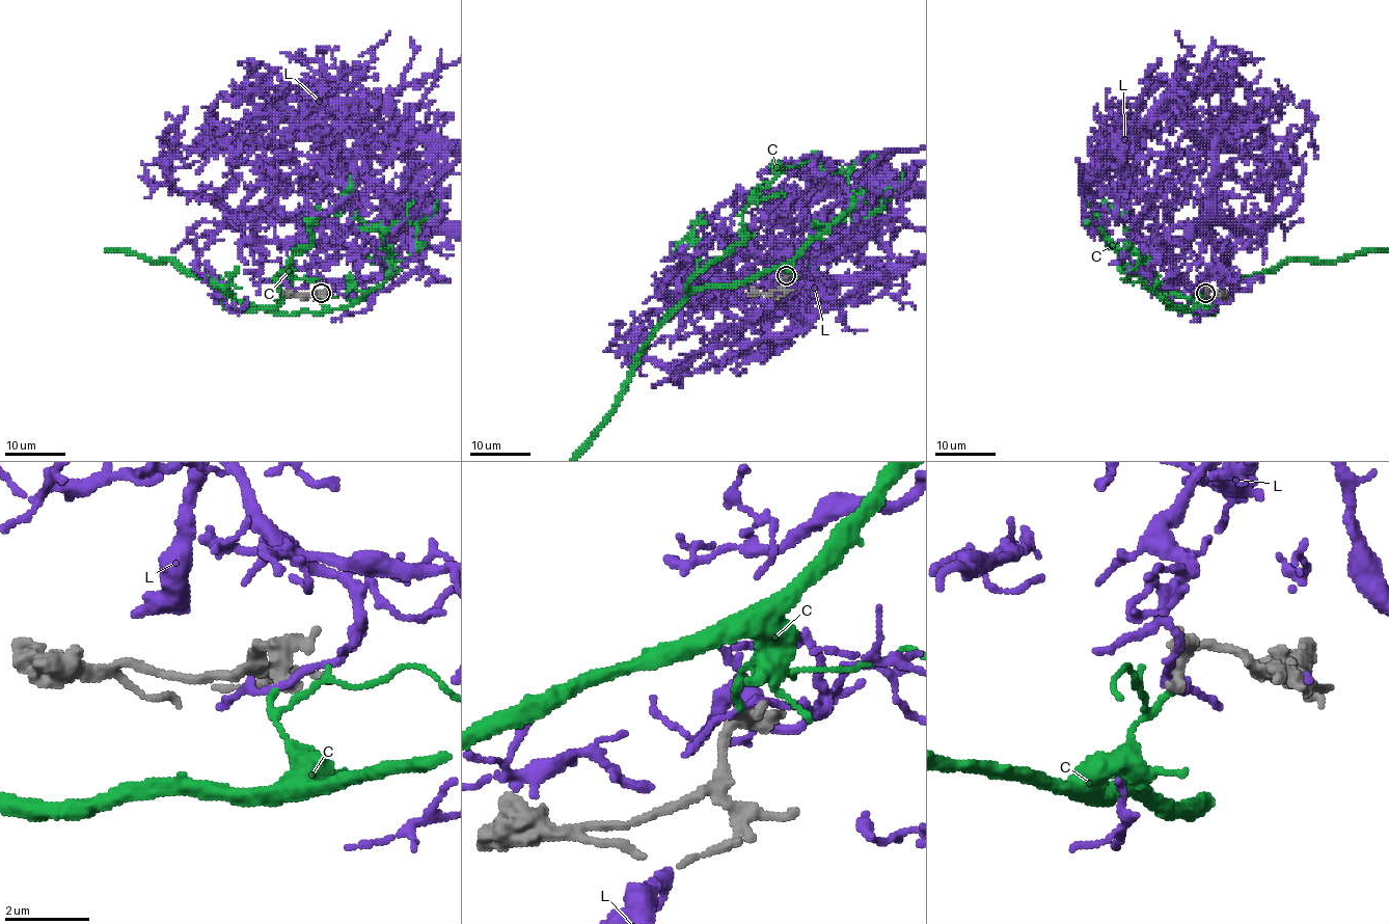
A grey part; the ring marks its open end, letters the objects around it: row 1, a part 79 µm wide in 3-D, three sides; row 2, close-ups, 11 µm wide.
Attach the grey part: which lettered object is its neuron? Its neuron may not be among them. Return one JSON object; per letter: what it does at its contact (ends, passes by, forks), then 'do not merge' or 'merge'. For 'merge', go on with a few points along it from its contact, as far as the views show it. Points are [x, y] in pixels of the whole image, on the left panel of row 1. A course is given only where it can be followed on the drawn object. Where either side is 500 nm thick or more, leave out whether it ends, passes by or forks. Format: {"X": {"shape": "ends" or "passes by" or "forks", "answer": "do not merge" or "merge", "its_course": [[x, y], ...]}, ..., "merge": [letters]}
{"C": {"shape": "passes by", "answer": "do not merge"}, "L": {"shape": "passes by", "answer": "do not merge"}, "merge": []}

